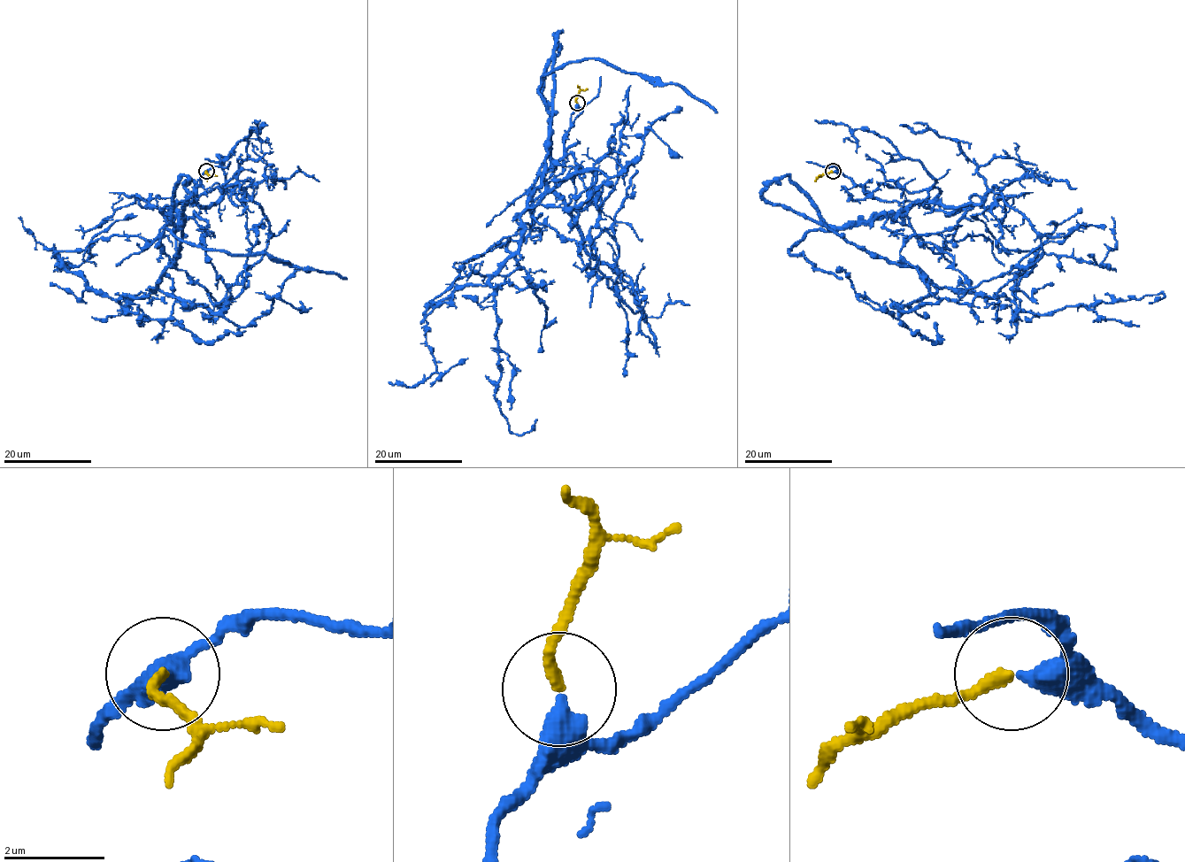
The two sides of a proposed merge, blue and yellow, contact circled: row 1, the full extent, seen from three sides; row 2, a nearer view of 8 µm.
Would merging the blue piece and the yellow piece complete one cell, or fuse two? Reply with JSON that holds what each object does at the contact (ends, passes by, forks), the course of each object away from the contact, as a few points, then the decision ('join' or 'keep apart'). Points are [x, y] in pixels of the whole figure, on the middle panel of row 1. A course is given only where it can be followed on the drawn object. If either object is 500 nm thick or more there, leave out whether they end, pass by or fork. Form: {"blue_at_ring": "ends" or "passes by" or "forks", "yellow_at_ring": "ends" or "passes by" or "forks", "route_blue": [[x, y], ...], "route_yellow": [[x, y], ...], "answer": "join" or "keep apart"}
{"blue_at_ring": "ends", "yellow_at_ring": "ends", "route_blue": [[576, 103], [562, 172], [547, 181], [549, 106], [517, 250], [486, 284], [427, 309], [430, 376], [390, 381]], "route_yellow": [[576, 103], [577, 94], [588, 88]], "answer": "join"}

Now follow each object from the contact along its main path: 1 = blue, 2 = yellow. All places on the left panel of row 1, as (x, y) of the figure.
1: (206, 172), (194, 200), (174, 208), (180, 231), (175, 261), (138, 297), (102, 296), (40, 244), (20, 216)
2: (206, 172), (217, 176)

